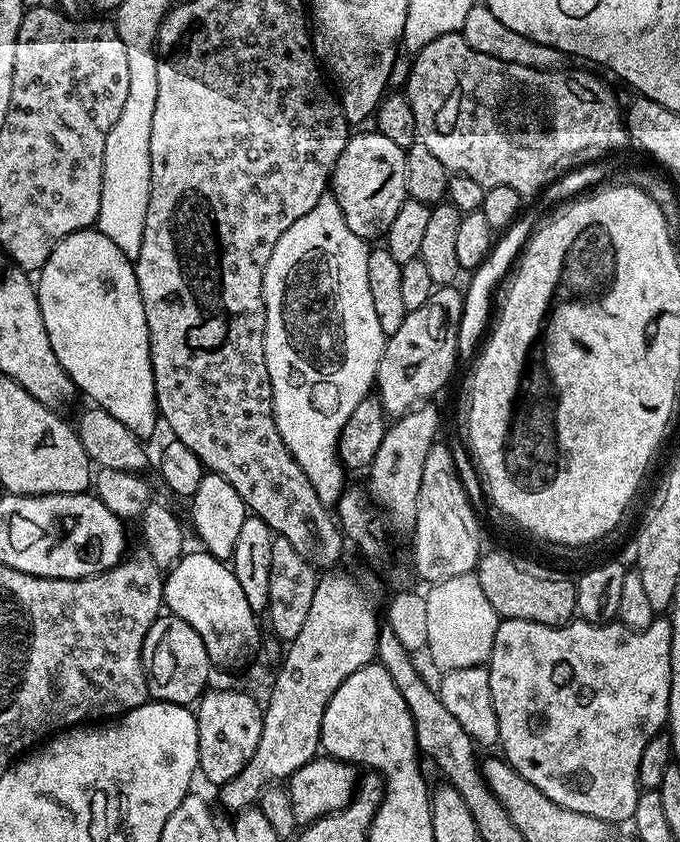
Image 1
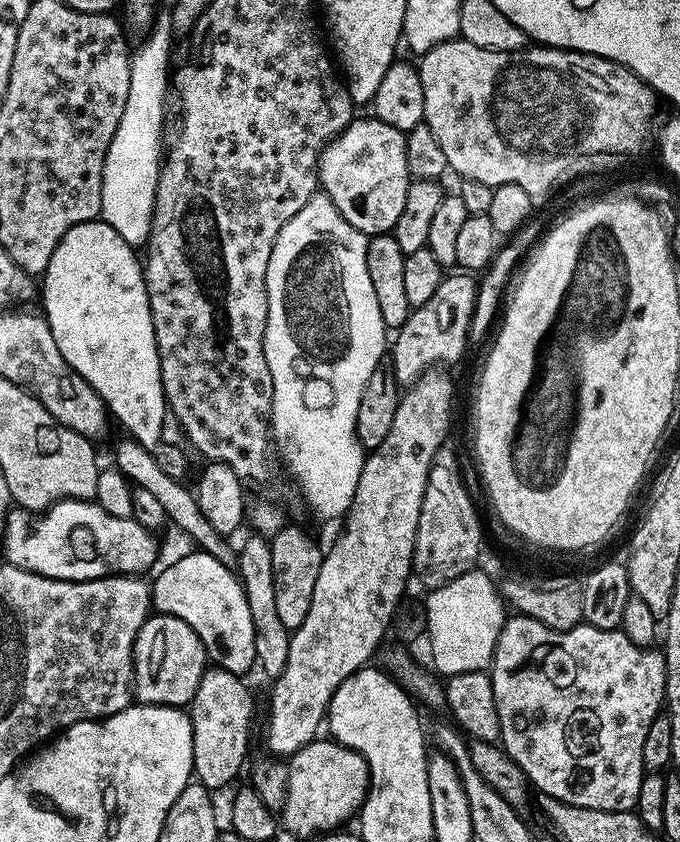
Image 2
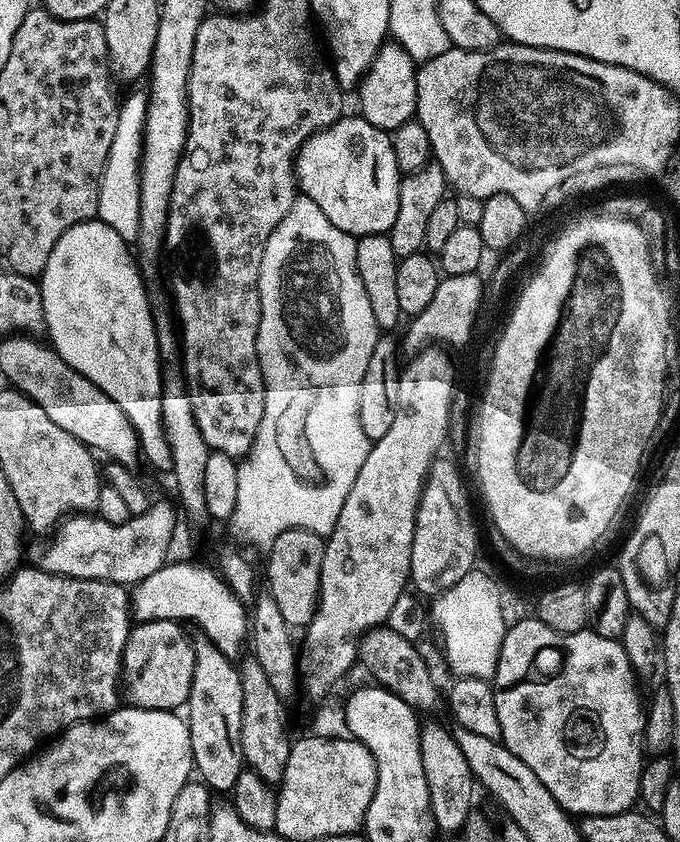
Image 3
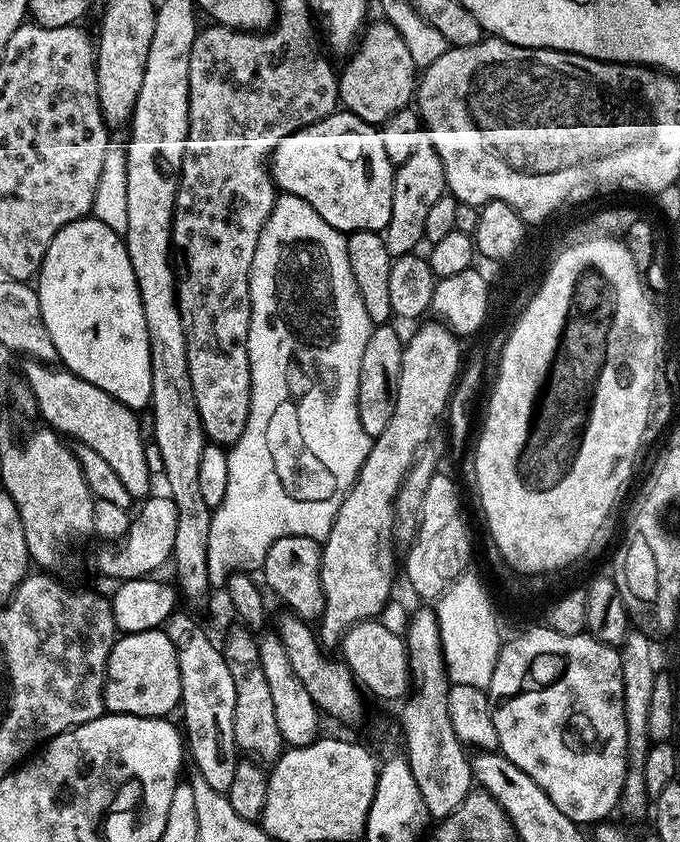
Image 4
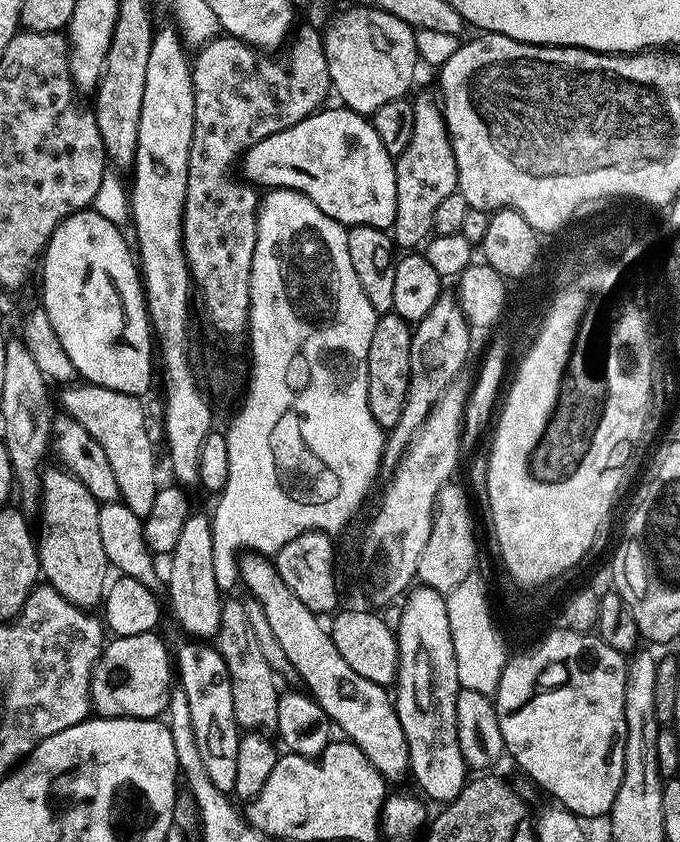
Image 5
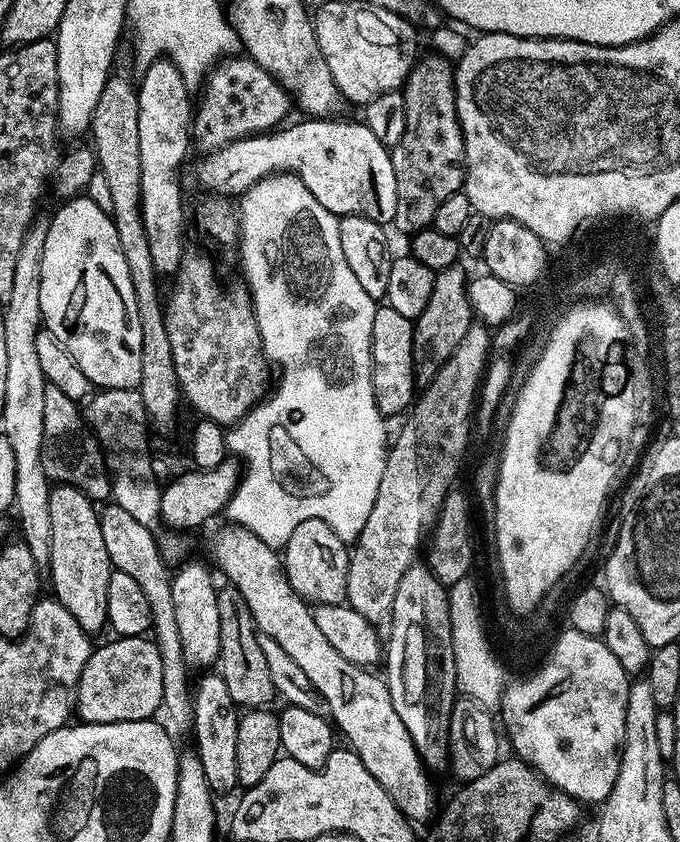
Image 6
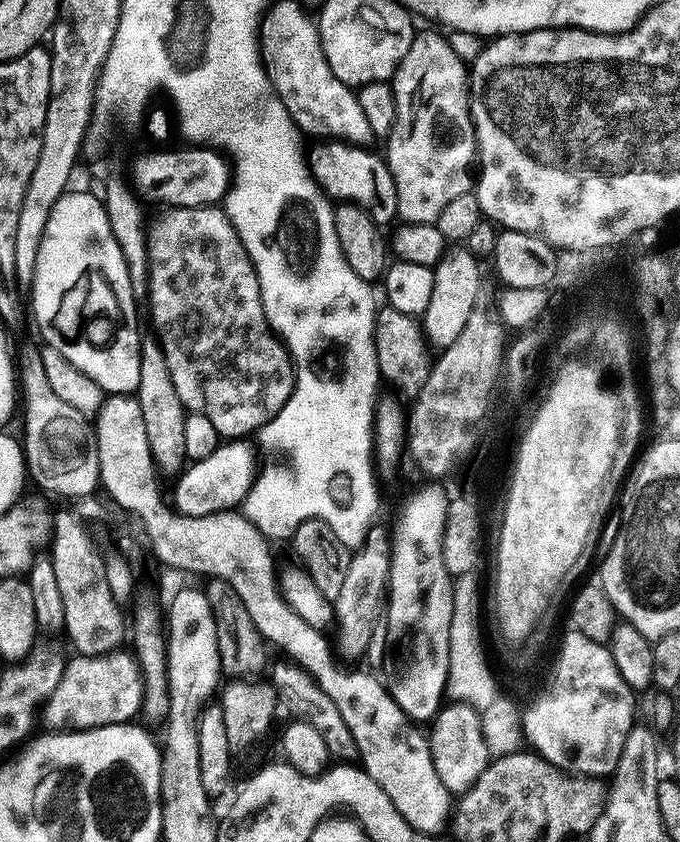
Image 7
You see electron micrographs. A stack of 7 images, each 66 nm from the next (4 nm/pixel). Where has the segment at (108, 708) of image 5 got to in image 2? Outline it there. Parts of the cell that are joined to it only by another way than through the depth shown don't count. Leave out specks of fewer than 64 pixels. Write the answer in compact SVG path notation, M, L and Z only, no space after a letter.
M149 615L138 630L132 647L132 690L135 699L142 704L161 704L167 708L191 705L208 663L203 642L186 622L174 616Z

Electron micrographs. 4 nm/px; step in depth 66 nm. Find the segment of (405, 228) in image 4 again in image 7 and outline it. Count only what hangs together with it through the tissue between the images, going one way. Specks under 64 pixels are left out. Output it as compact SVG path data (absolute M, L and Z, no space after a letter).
M420 30L390 83L396 98L396 125L386 140L386 163L396 187L396 215L406 224L435 224L448 203L474 188L474 161L478 153L470 111L470 68L450 50L447 35Z

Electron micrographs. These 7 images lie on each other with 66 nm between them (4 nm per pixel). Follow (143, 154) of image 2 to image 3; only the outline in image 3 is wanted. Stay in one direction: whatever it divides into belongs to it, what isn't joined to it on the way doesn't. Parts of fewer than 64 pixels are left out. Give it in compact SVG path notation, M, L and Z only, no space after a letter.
M143 91L123 97L116 113L114 138L110 138L110 150L106 154L104 169L100 175L96 216L123 240L135 241L140 229L140 146L144 141L144 118L148 97Z

